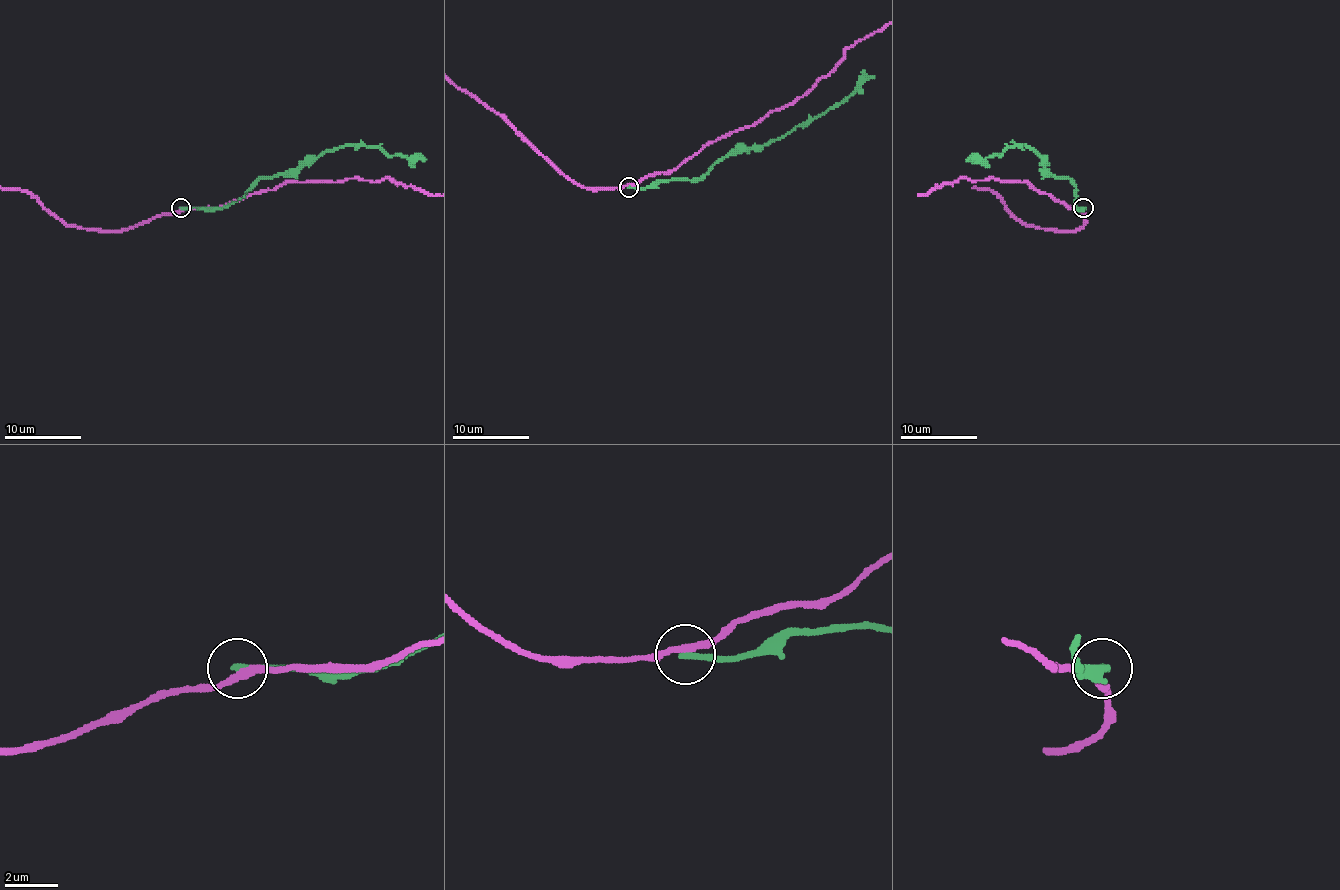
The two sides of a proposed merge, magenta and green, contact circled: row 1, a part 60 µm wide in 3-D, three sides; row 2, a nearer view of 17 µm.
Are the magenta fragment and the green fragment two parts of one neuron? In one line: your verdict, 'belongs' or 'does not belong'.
does not belong

